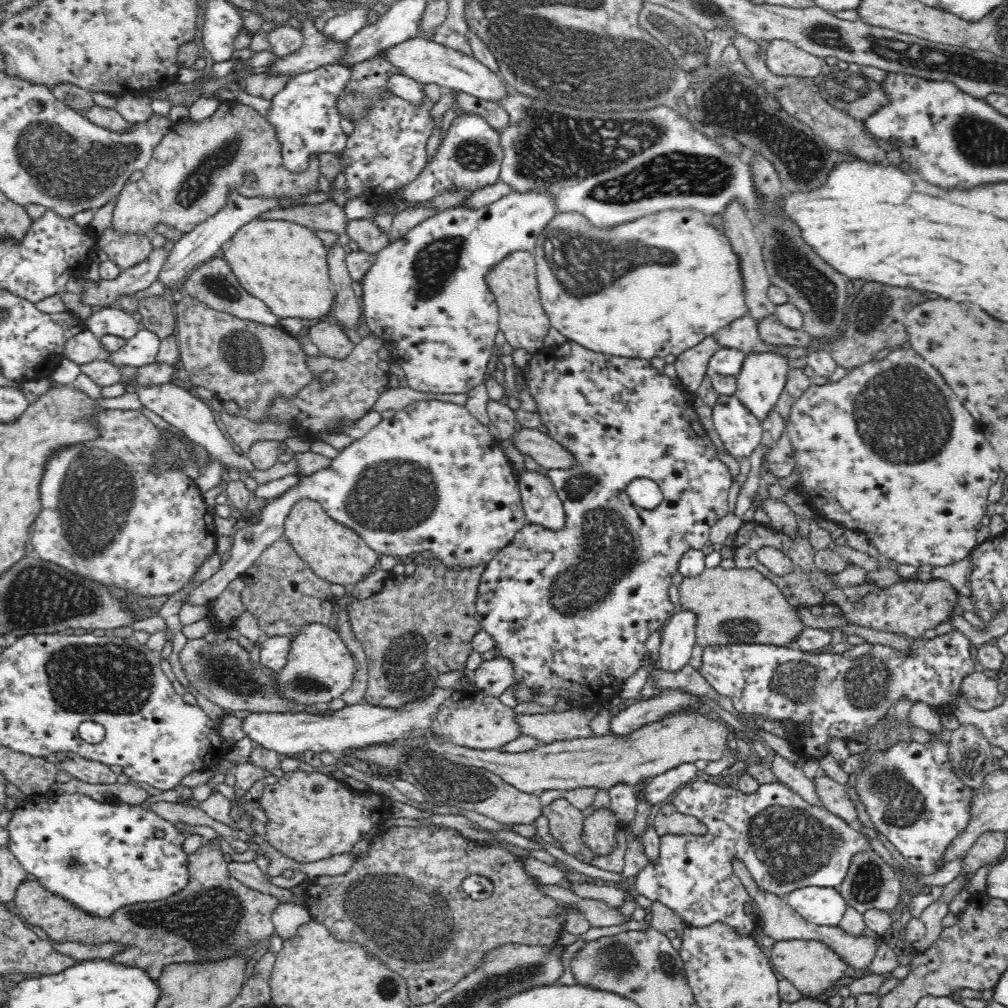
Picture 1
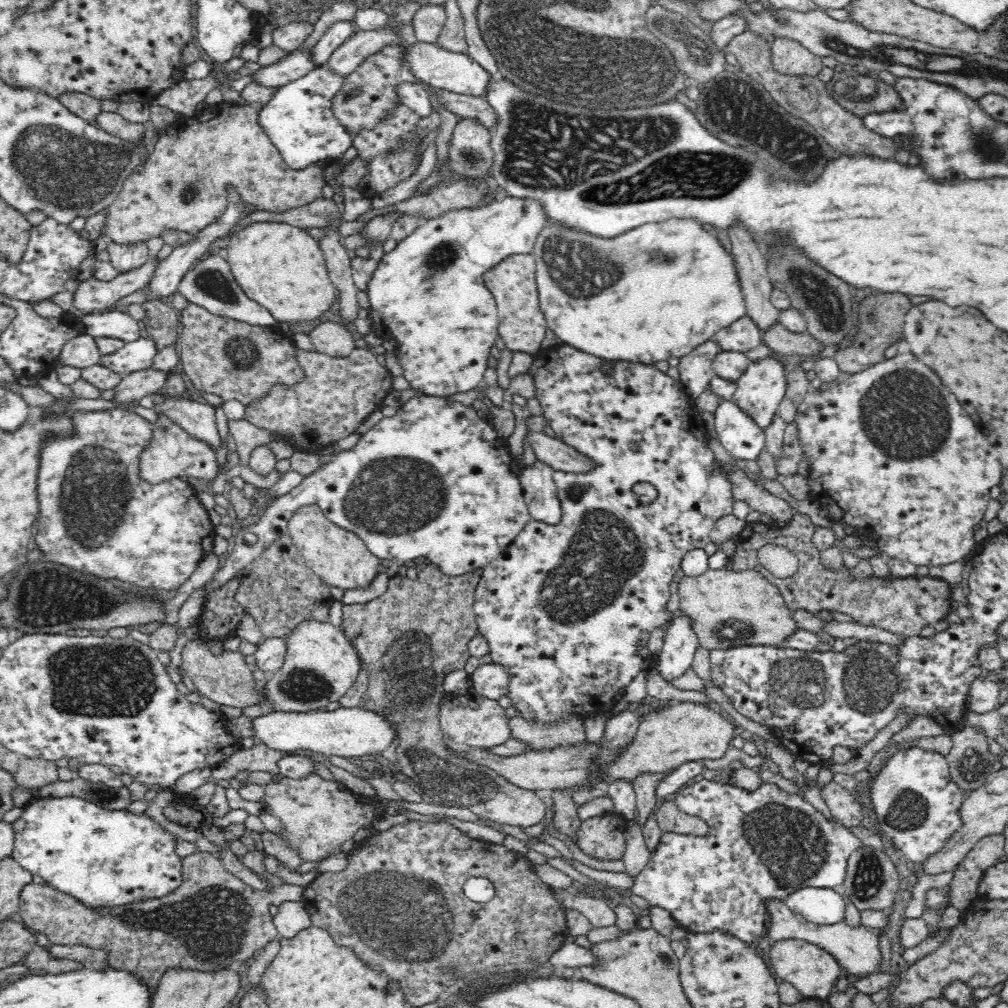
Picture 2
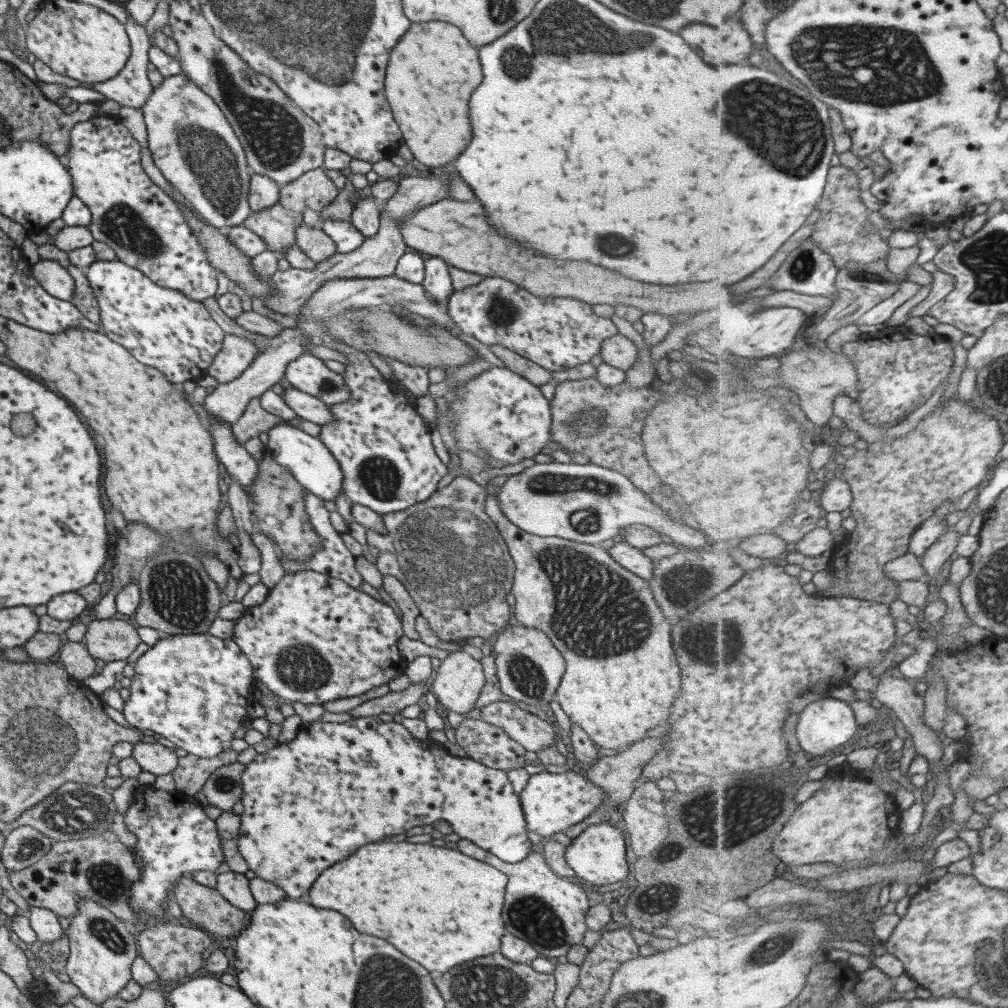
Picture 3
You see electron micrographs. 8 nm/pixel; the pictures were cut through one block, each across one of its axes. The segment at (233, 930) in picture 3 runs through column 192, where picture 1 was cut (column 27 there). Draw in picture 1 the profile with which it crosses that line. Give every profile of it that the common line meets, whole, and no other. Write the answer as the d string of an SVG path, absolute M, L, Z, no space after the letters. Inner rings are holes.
M211 841L202 844L196 852L188 855L186 870L188 871L188 882L176 894L172 894L164 900L124 906L115 910L114 914L109 917L88 914L59 894L50 892L38 881L28 879L18 887L14 902L25 923L28 926L42 928L51 942L76 941L88 945L118 943L118 945L122 945L122 948L110 956L110 962L142 969L154 982L159 979L162 969L169 964L213 963L229 959L246 952L261 940L275 934L271 914L281 902L273 895L262 894L243 885L242 882L236 881L228 870L227 859L217 843Z

